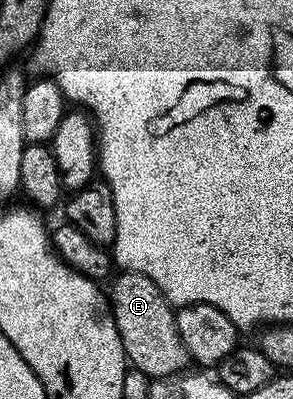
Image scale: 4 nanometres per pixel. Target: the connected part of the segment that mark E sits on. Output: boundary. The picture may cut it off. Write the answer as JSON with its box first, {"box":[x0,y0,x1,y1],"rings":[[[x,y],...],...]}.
{"box":[111,270,191,380],"rings":[[[125,270],[119,274],[112,279],[111,309],[119,340],[123,340],[128,365],[132,369],[134,366],[139,373],[146,374],[146,379],[149,380],[182,373],[188,367],[185,365],[190,365],[191,359],[180,340],[174,307],[147,276],[134,270]]]}

